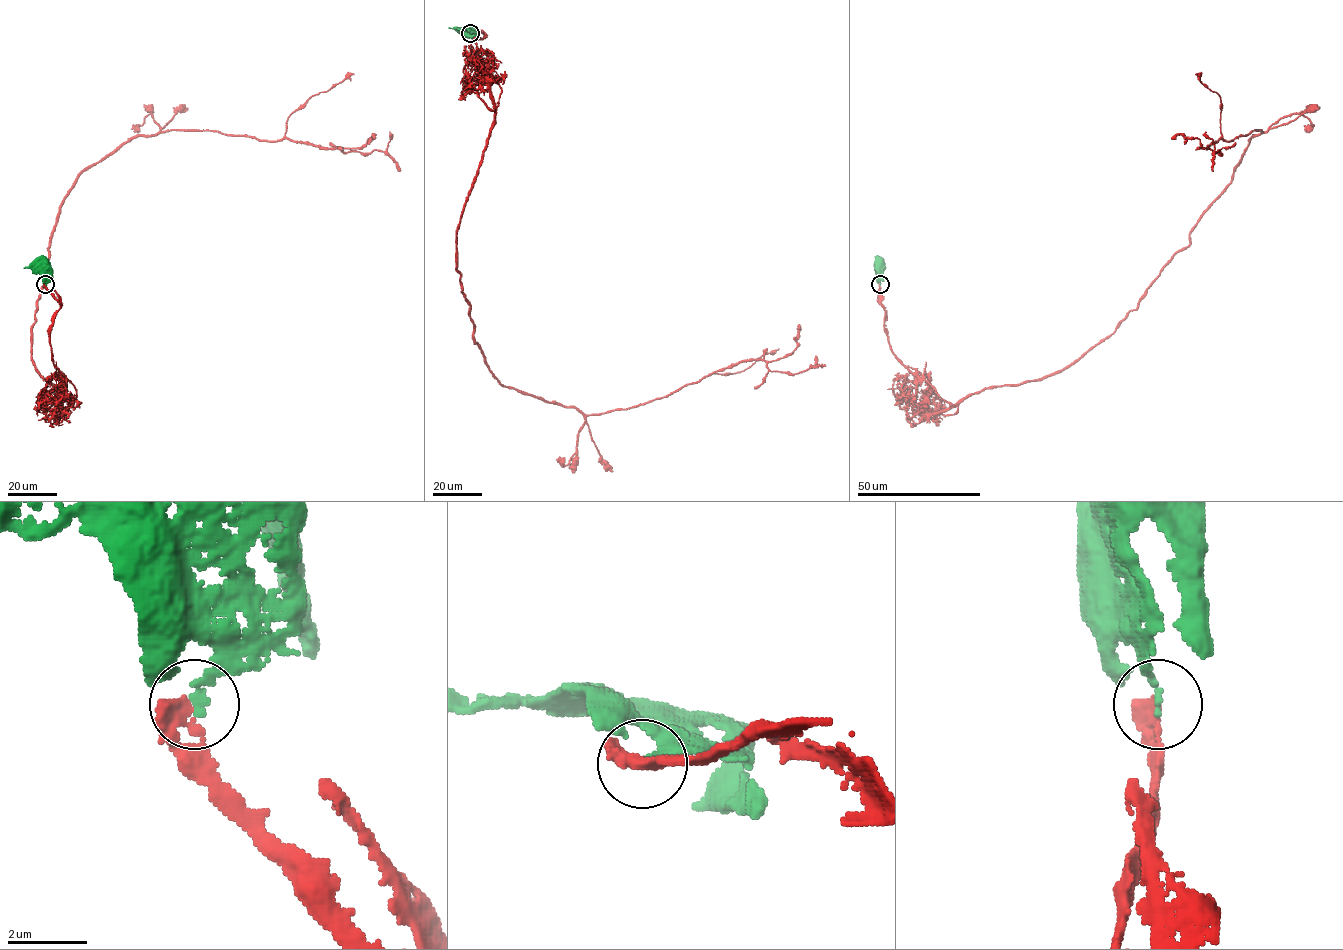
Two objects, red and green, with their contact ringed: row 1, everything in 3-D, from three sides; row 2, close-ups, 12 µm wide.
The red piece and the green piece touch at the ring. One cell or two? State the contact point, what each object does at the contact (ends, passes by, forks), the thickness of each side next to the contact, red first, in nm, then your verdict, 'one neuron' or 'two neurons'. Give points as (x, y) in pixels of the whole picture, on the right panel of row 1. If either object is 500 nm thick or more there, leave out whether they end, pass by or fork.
place (880, 284); red ends; green ends; calibres 400 and 190 nm; one neuron

